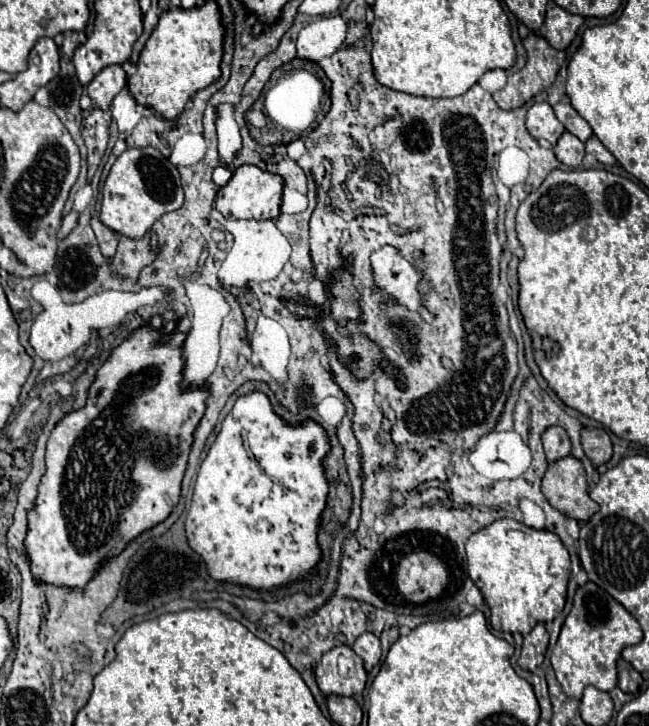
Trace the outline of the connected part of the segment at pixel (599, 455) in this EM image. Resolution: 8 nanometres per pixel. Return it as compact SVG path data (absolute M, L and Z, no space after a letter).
M585 428L581 432L581 444L583 444L583 450L585 450L587 458L593 464L603 464L613 454L611 440L609 440L609 436L607 436L607 432L603 428L593 428L593 430Z

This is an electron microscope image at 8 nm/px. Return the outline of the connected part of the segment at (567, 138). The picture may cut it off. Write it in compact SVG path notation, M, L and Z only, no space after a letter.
M563 132L563 136L559 138L559 142L555 144L553 150L555 150L557 160L563 162L569 168L581 166L583 156L585 156L585 144L577 136L573 136L569 132Z

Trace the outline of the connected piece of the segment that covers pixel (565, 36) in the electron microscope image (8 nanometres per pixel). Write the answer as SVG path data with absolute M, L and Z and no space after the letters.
M549 6L545 14L545 40L555 48L555 50L565 50L577 36L579 26L583 24L581 16L569 14L559 6Z

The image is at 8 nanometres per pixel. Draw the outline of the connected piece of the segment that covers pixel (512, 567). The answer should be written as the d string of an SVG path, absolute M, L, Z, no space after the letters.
M495 520L483 530L471 534L467 540L467 564L469 576L475 586L481 590L489 610L491 610L491 626L499 632L519 632L527 636L539 622L555 620L565 608L567 596L567 580L569 580L569 552L561 544L559 536L549 530L535 530L517 520Z

